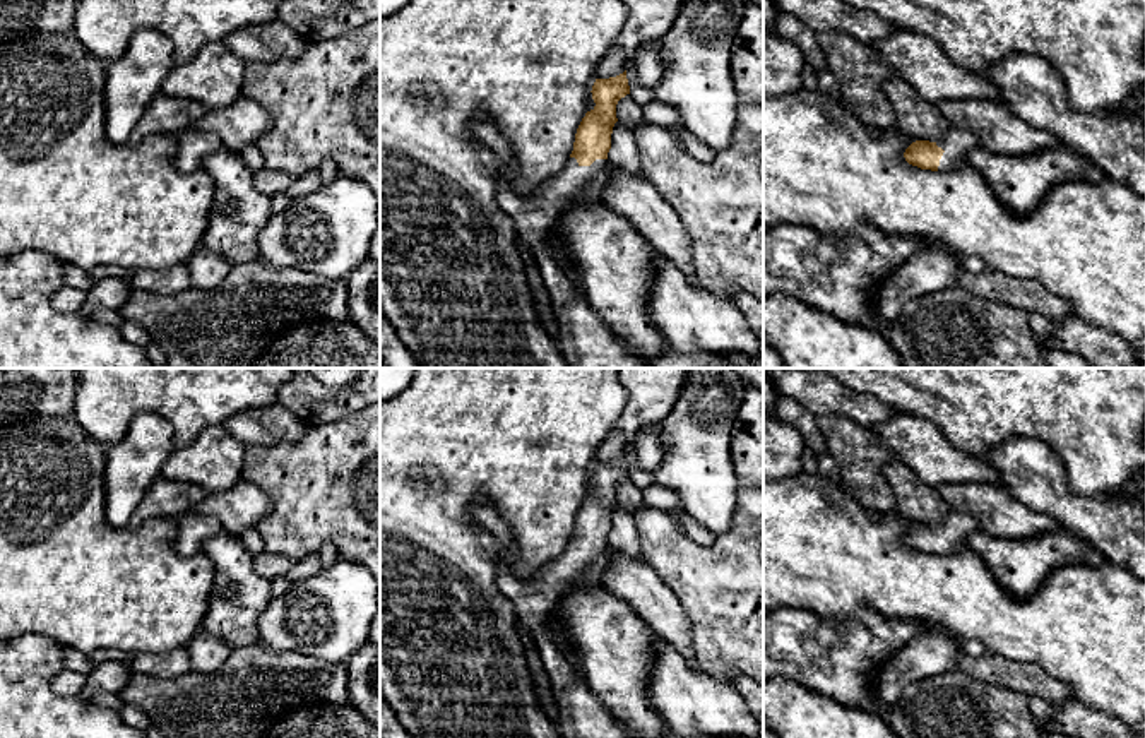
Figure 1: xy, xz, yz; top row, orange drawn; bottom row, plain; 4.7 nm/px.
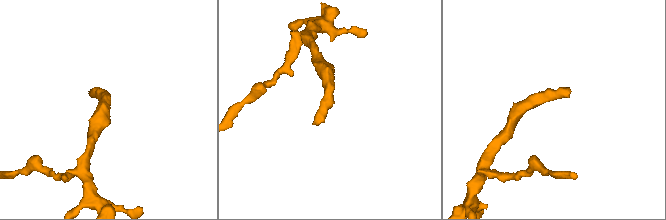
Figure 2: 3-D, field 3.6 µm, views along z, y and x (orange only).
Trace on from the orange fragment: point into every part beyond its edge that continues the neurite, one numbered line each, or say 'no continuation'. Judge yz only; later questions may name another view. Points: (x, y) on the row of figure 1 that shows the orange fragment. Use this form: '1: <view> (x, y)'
1: yz (957, 142)

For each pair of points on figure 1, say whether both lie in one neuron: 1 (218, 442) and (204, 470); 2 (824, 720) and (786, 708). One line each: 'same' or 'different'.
1: same
2: same

